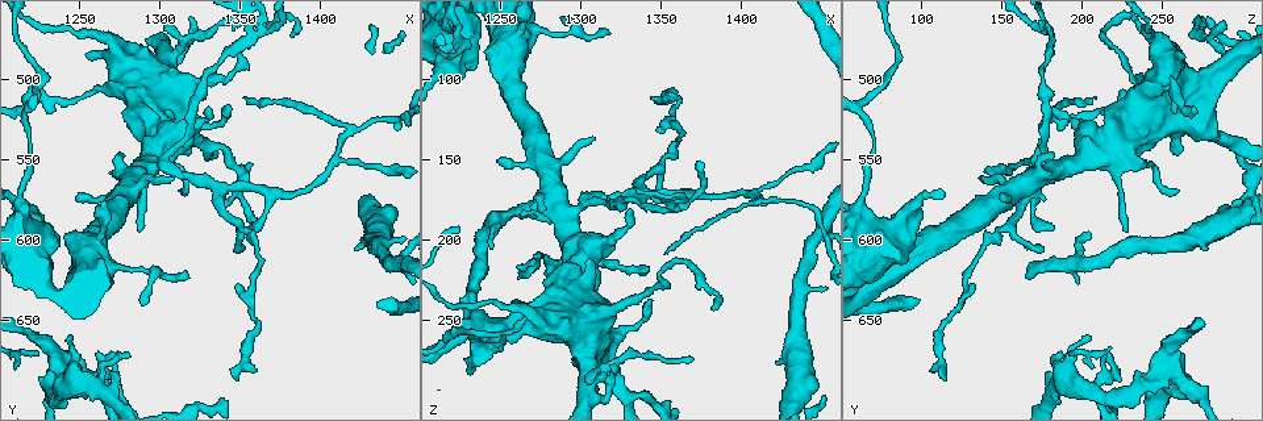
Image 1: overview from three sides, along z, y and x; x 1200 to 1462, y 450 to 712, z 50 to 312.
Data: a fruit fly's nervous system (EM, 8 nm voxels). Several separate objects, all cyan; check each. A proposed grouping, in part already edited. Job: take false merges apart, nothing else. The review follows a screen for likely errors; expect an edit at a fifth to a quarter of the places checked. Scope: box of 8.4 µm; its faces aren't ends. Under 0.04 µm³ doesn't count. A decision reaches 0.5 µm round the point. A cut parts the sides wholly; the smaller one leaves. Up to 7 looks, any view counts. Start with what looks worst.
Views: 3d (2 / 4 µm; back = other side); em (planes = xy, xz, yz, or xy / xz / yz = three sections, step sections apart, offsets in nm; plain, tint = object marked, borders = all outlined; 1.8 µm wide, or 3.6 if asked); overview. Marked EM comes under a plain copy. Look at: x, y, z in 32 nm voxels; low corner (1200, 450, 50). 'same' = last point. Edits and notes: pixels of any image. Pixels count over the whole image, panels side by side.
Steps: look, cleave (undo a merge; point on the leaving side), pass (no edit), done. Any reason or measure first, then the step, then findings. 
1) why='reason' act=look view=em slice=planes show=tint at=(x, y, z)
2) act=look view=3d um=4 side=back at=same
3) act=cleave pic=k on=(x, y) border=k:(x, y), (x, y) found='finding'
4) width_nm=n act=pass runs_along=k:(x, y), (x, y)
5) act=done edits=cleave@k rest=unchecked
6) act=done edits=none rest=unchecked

why='thick turns thin' act=look view=em um=3.6 slice=planes show=tint at=(1304, 504, 262)

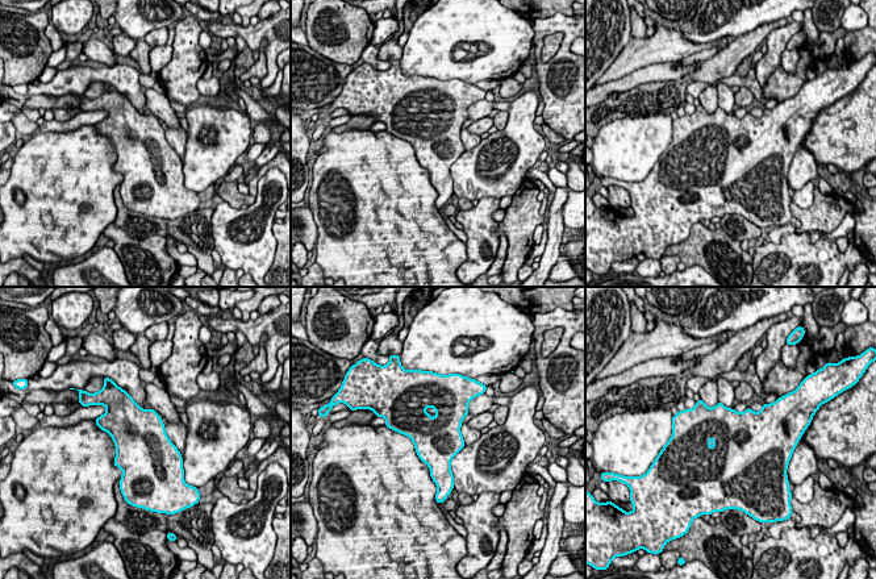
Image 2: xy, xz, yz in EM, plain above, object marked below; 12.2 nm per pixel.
act=pass found='one neuron here'

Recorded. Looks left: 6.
act=look view=em slice=xy step=8 show=tint at=(1358, 472, 178)

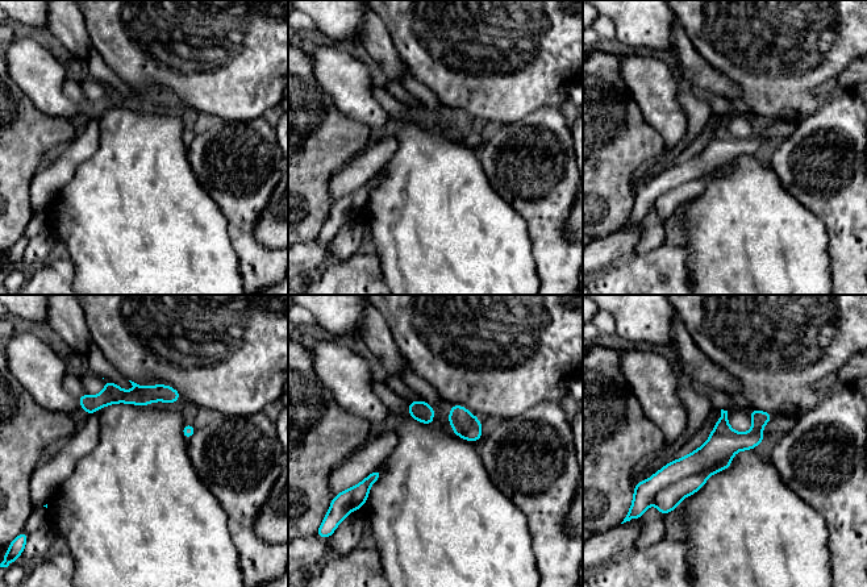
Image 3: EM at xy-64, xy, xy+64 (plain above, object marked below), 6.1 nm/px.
act=pass found='one neuron here'

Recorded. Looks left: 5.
why='calibre changes' act=look view=3d um=2 side=back at=(1238, 680, 256)

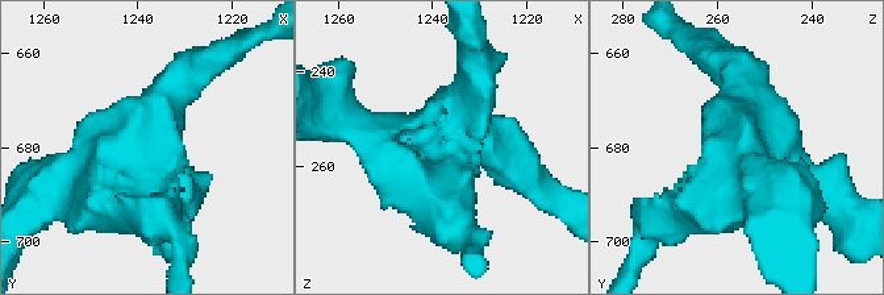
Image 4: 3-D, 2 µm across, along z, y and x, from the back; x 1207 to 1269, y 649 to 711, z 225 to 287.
arms=4 act=look view=em slice=planes show=borders at=(1239, 681, 255)

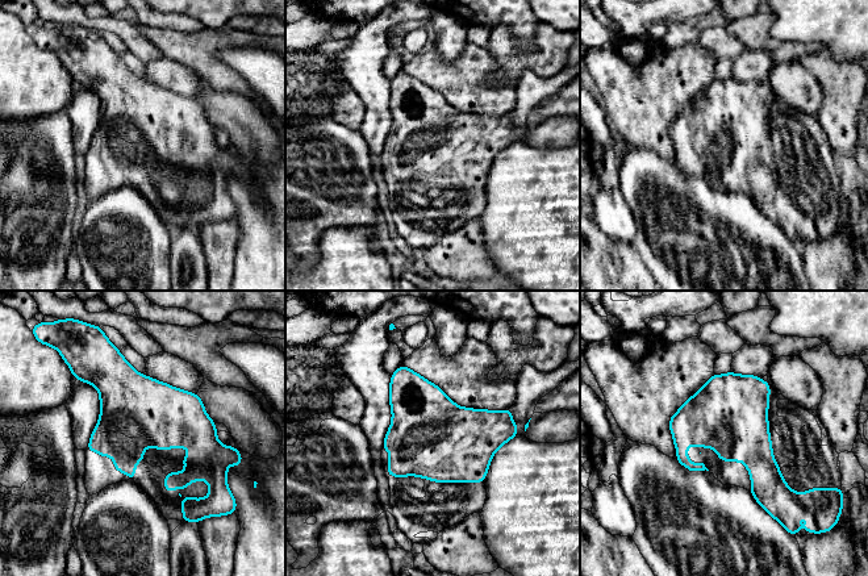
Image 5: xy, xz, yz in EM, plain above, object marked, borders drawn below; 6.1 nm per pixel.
width_nm=440 act=pass found='all the same neuron'

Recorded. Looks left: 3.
act=done edits=none rest=unchecked

